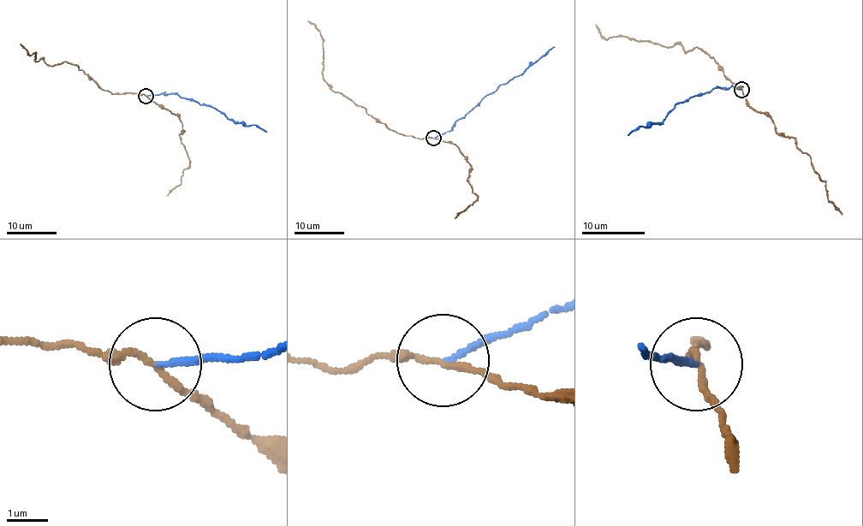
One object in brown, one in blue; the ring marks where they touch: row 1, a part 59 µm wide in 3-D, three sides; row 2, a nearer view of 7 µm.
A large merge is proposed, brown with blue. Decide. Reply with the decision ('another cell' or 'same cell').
another cell

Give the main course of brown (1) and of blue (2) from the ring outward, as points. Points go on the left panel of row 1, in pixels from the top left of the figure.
1: (145, 95), (113, 94), (76, 65), (35, 62), (35, 52), (31, 55), (20, 44)
2: (145, 95), (178, 94), (199, 104), (211, 105), (235, 121), (258, 125), (266, 132)

